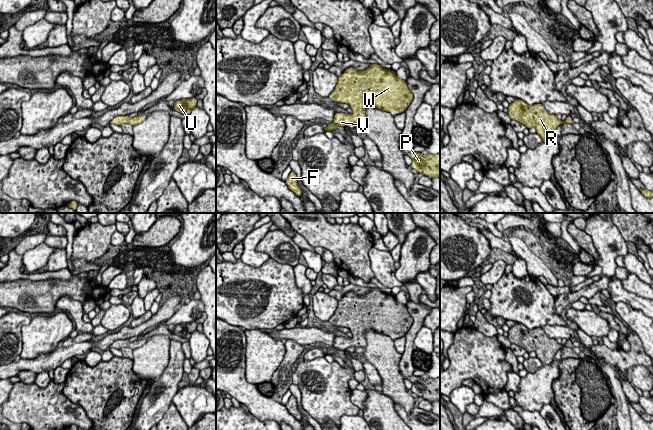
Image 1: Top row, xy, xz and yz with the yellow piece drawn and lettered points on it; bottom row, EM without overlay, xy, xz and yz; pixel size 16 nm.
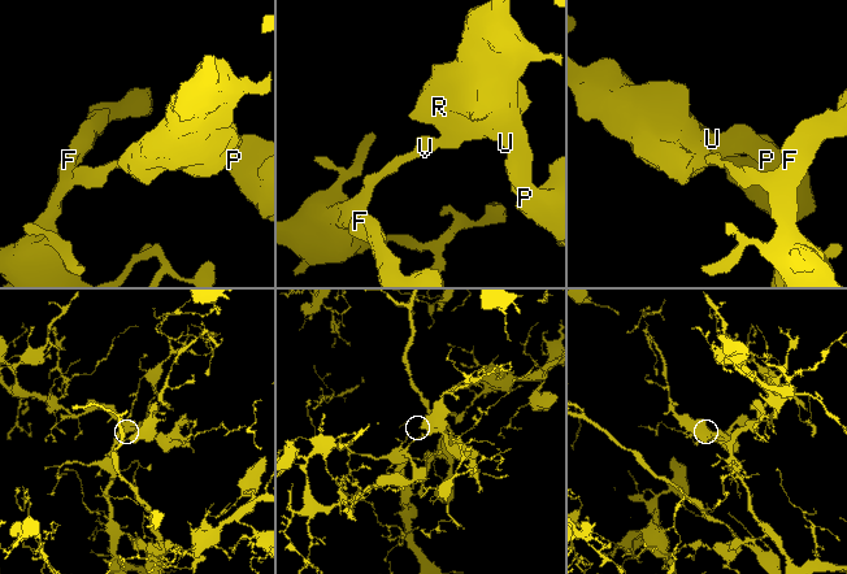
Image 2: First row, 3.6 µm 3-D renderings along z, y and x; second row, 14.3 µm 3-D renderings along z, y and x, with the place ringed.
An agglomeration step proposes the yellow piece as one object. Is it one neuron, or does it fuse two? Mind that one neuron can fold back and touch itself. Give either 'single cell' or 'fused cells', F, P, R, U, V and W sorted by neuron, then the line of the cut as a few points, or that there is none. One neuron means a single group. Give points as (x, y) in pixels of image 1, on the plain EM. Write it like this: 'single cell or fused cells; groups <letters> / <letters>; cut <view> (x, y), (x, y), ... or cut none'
single cell; groups F P R U V W; cut none

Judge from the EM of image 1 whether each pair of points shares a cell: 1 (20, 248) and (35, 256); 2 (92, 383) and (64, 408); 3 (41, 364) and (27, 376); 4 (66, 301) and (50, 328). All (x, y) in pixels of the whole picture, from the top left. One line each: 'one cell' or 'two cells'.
1: two cells
2: two cells
3: two cells
4: two cells

